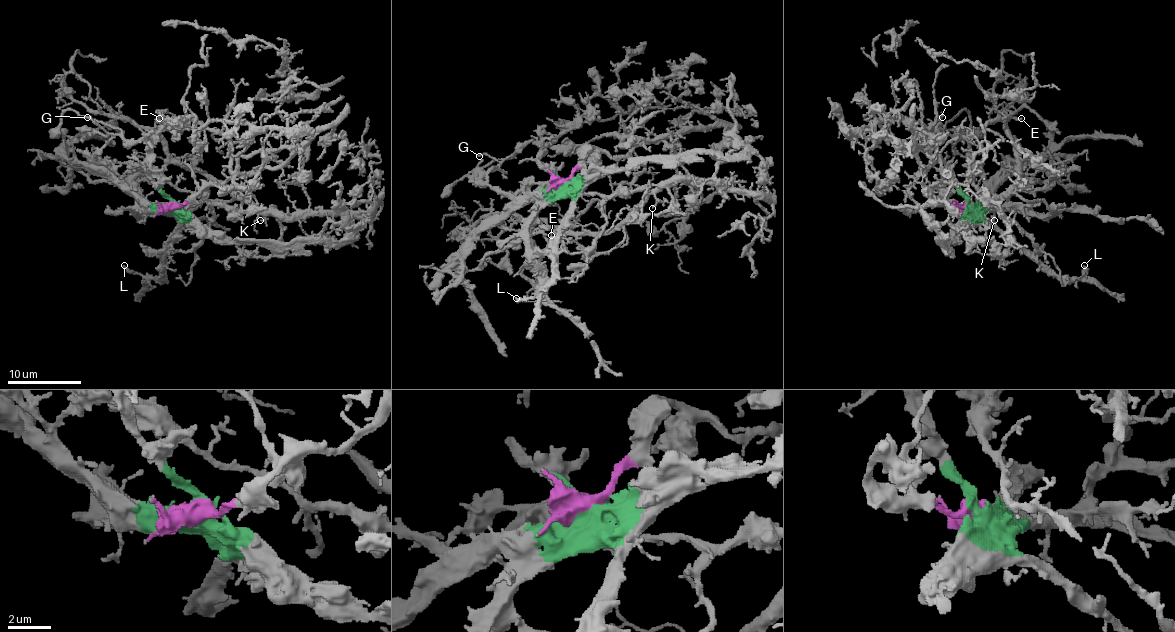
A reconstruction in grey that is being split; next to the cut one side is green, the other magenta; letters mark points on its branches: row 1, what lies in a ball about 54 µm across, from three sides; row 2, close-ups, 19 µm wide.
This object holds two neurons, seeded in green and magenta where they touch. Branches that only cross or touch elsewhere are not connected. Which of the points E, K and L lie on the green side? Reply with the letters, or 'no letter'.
L

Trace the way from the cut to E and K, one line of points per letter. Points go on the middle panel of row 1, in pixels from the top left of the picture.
E: (564, 184), (588, 147), (682, 130), (701, 182), (551, 236)
K: (564, 184), (588, 147), (617, 158), (682, 130), (669, 136), (673, 158), (701, 180), (667, 182), (653, 208)

